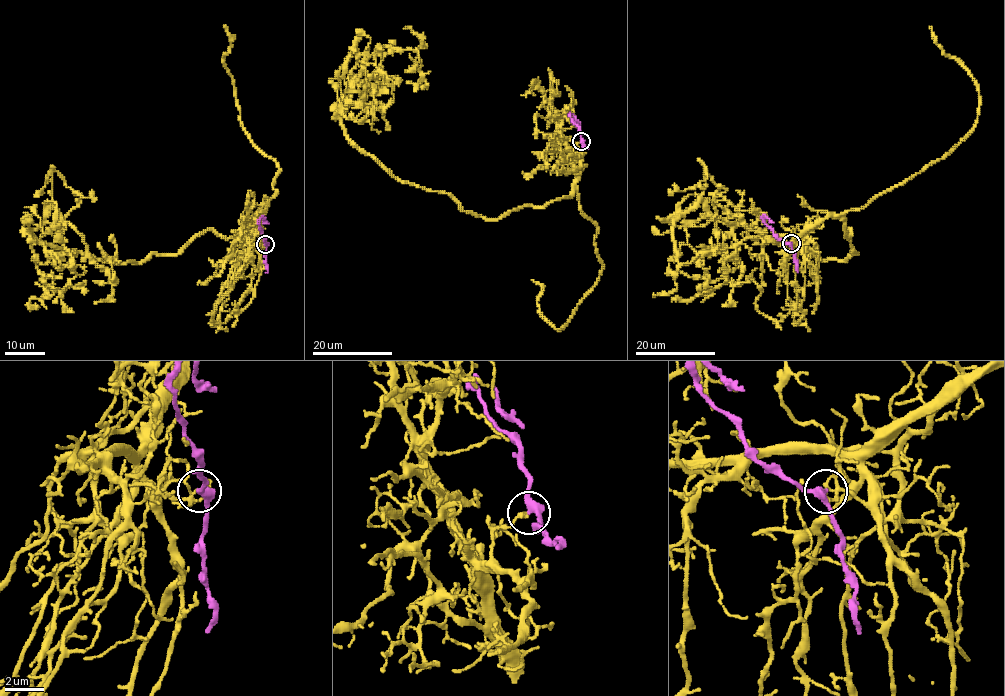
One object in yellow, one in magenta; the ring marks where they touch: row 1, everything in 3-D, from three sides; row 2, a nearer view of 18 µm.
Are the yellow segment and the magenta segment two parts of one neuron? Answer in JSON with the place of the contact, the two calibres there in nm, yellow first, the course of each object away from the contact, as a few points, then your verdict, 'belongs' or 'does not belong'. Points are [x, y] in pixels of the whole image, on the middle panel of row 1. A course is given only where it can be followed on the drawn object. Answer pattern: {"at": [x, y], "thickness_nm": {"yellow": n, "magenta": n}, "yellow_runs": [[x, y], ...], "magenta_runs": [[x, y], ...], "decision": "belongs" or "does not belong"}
{"at": [581, 141], "thickness_nm": {"yellow": 200, "magenta": 360}, "yellow_runs": [[580, 142], [570, 194], [477, 217], [346, 136], [350, 83], [377, 48], [416, 52], [420, 83]], "magenta_runs": [[581, 142], [579, 129], [570, 114], [580, 124]], "decision": "does not belong"}

